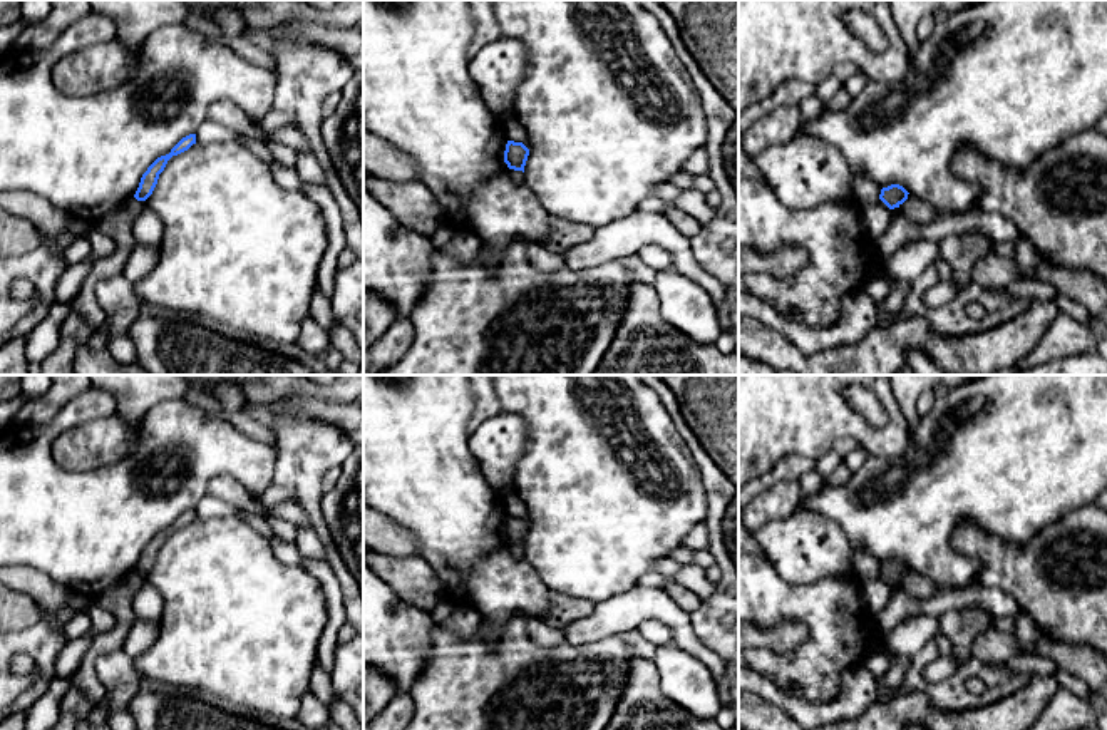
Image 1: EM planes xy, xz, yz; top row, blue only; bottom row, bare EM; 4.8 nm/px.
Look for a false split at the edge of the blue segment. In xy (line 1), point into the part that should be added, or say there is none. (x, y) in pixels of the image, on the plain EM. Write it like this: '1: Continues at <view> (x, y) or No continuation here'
1: No continuation here

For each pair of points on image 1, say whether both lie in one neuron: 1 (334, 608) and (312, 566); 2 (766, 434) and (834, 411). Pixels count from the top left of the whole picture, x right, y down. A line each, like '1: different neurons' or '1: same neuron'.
1: same neuron
2: same neuron

